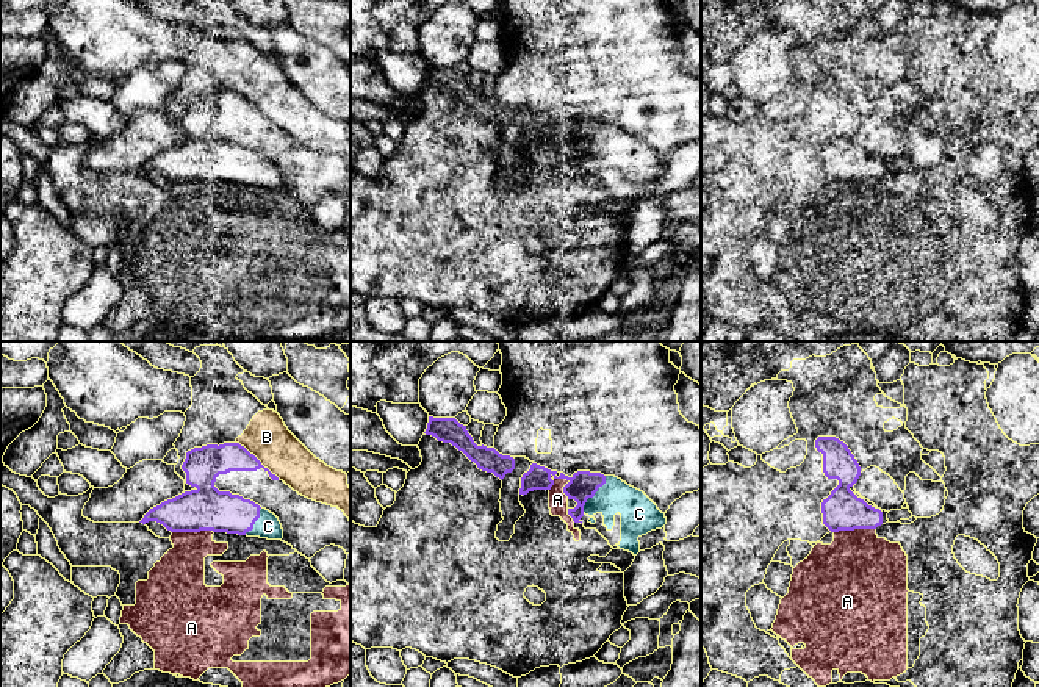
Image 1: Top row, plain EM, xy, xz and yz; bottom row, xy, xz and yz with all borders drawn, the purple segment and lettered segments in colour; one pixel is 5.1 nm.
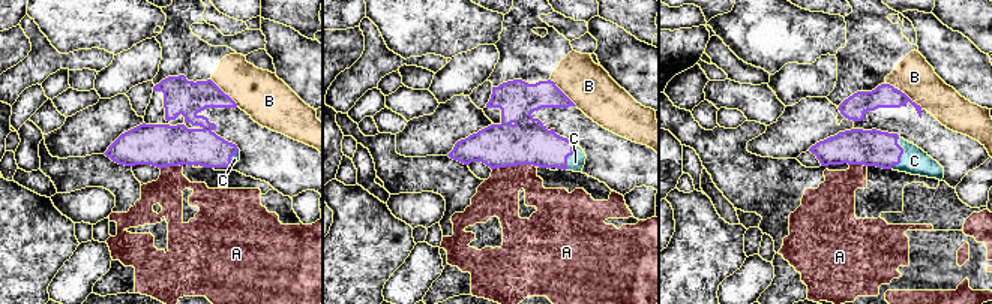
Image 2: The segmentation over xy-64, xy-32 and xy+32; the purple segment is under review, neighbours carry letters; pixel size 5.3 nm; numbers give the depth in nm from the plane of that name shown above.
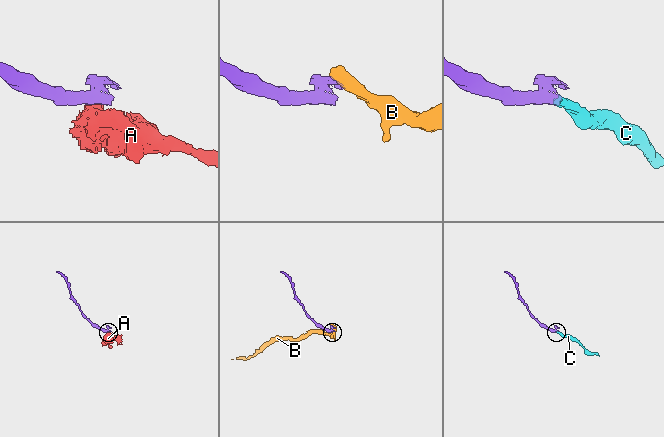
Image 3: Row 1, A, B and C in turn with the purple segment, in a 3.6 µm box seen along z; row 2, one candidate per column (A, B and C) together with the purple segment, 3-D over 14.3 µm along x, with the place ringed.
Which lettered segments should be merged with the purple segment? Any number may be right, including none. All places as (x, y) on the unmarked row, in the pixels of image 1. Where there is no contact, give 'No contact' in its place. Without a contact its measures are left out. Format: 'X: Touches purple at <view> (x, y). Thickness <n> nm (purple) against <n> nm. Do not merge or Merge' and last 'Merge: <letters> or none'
A: Touches purple at xz (568, 132). Thickness 140 nm (purple) against 100 nm. Do not merge
B: Touches purple at xy (258, 110). Thickness 170 nm (purple) against 220 nm. Do not merge
C: Touches purple at xz (593, 144). Thickness 140 nm (purple) against 180 nm. Merge
Merge: C

